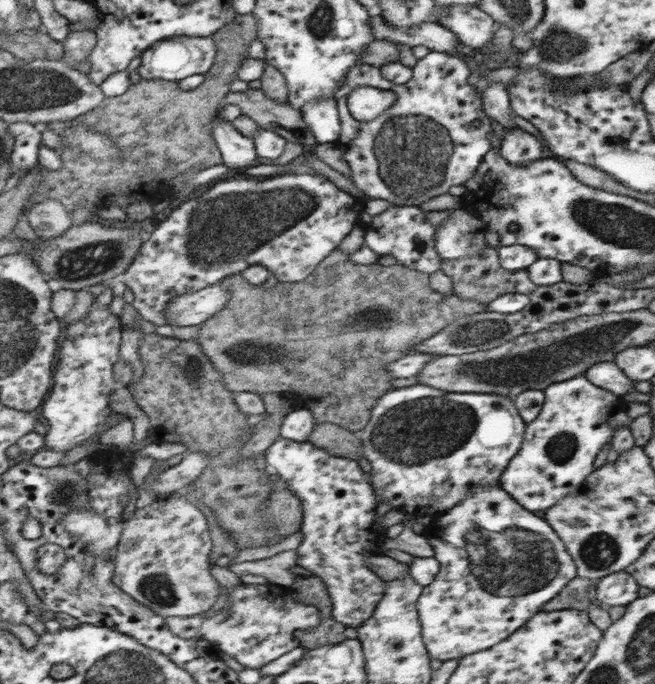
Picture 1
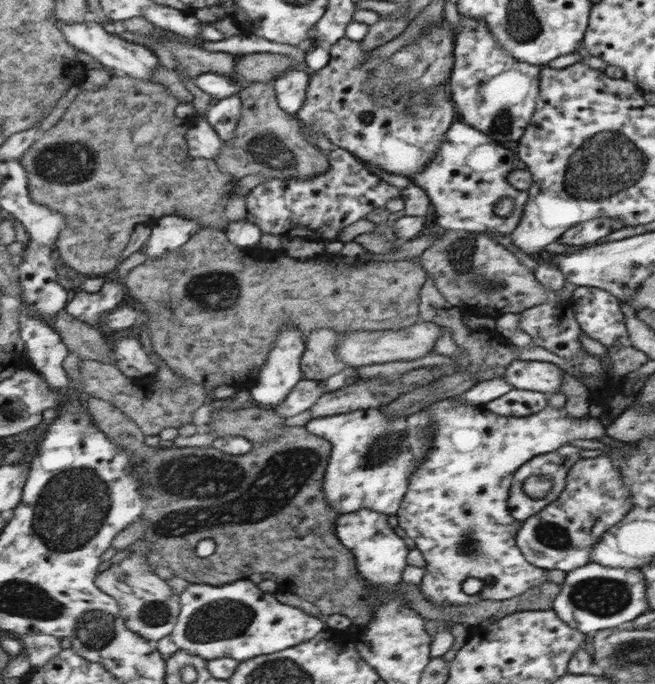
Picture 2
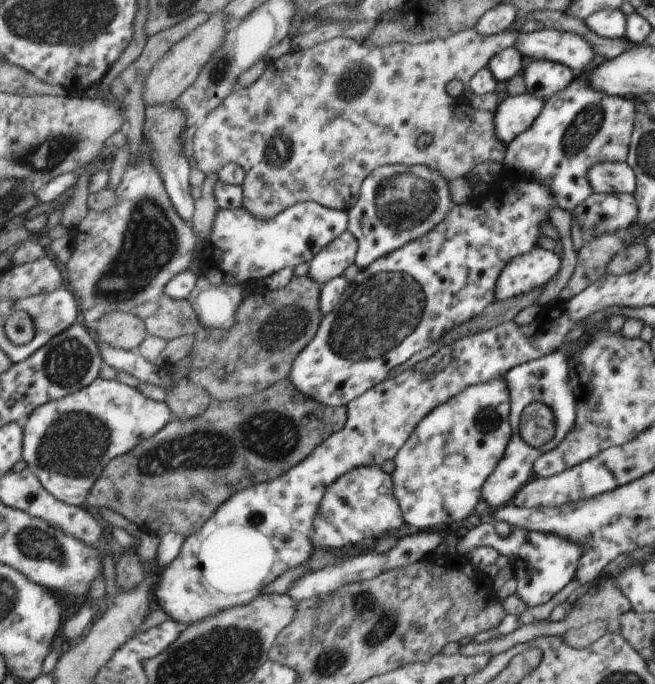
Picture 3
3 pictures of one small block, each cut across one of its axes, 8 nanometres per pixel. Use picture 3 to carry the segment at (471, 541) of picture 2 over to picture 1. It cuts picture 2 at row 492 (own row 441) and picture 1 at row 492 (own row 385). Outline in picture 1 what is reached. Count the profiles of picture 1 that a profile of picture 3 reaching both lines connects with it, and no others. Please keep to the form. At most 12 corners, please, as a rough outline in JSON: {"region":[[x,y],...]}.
{"region":[[475,487],[424,538],[434,659],[497,646],[577,578],[556,530]]}

